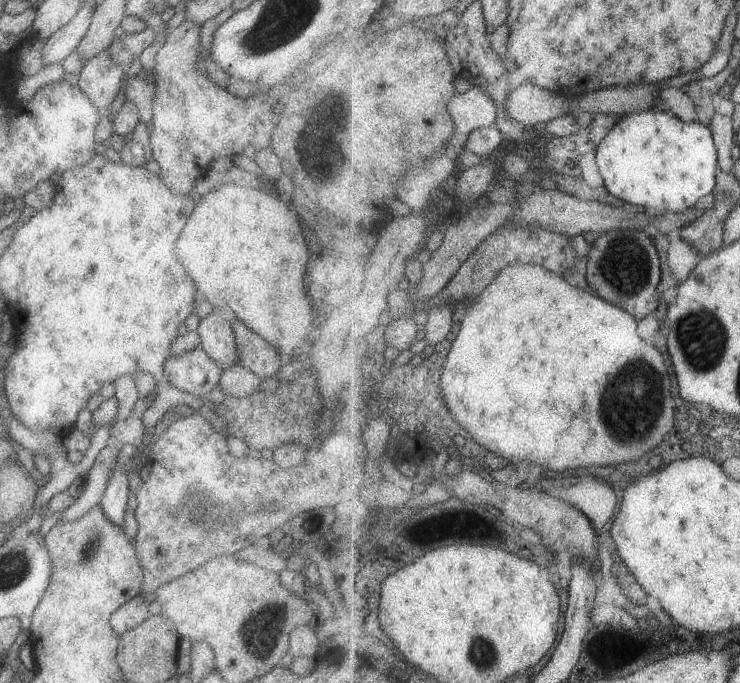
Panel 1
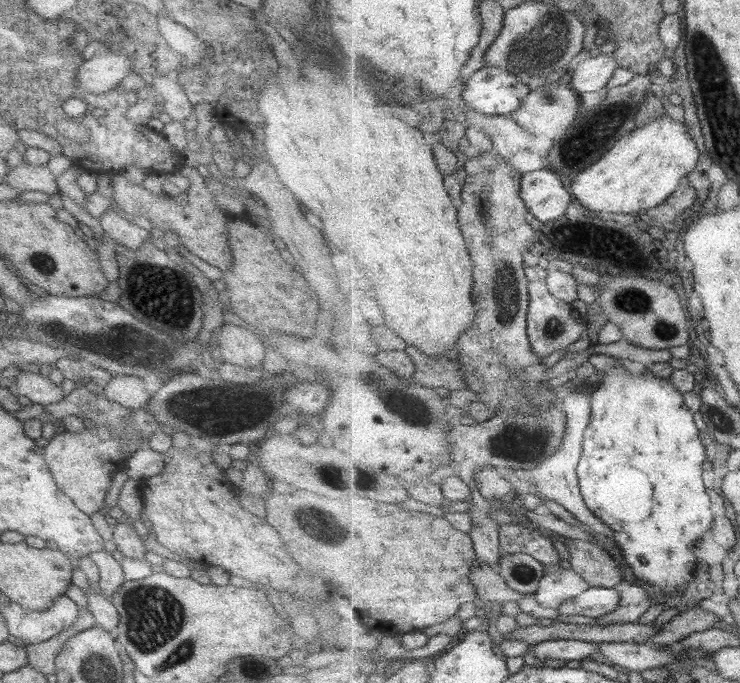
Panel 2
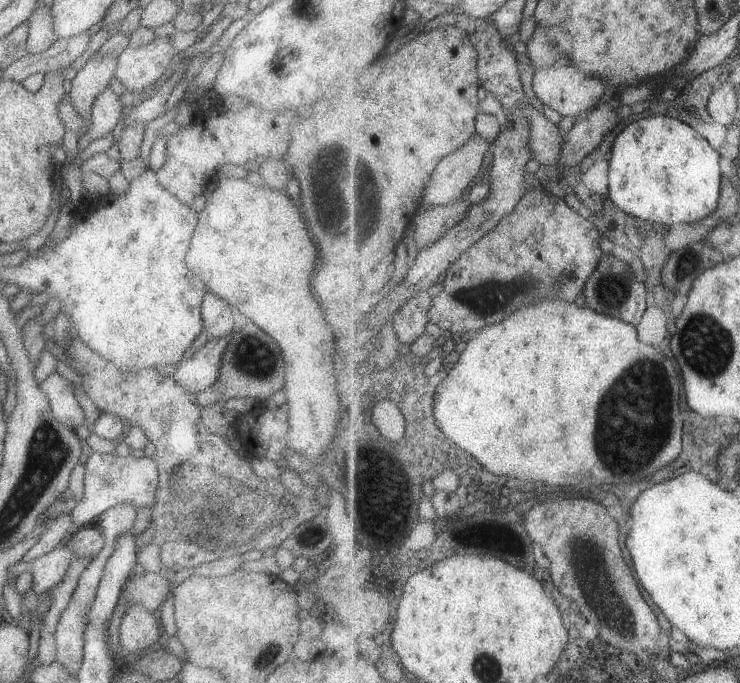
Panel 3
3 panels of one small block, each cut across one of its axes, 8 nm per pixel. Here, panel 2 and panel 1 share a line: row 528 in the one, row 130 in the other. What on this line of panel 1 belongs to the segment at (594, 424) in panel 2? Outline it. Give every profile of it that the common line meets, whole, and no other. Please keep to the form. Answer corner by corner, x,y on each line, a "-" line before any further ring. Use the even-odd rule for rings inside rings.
655,107
624,115
595,152
606,189
613,197
655,208
659,213
687,213
701,198
715,191
718,149
709,126
697,120
685,122

